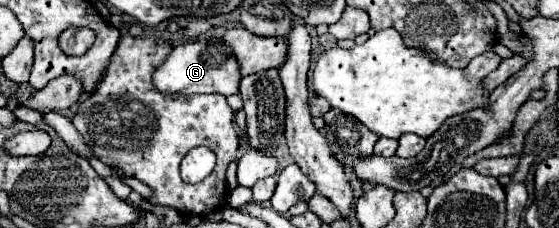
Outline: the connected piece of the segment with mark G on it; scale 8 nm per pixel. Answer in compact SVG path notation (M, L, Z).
M217 37L211 39L193 39L183 45L173 47L165 63L153 71L151 81L159 93L165 95L195 95L195 93L219 93L219 95L233 95L239 89L239 63L231 49L223 45Z

